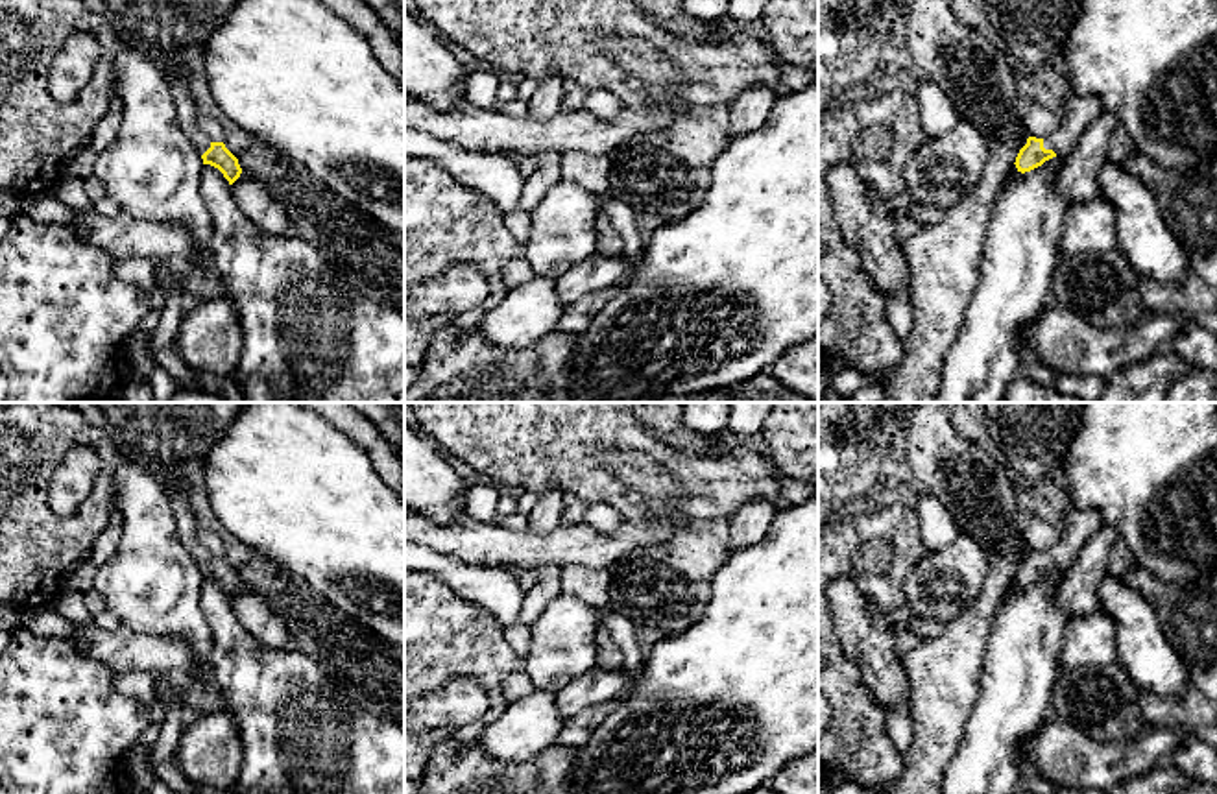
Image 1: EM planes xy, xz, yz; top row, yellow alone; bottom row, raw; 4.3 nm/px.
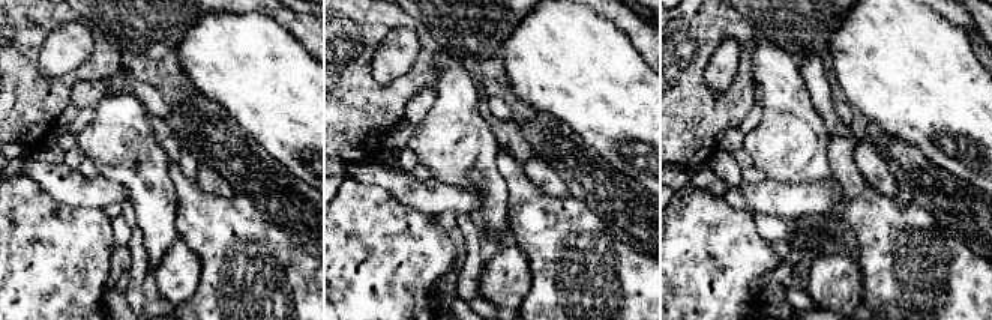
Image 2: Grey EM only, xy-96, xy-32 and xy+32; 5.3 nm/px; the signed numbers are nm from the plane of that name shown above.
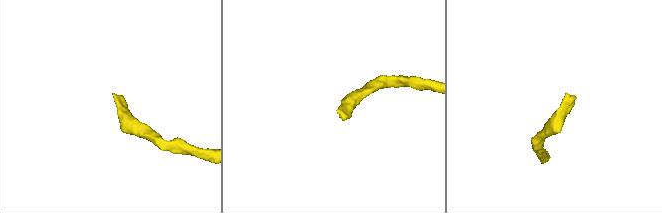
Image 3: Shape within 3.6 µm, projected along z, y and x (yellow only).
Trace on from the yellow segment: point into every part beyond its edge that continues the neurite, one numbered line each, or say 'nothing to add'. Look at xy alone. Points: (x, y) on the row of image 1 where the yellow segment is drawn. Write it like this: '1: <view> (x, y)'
1: xy (187, 113)

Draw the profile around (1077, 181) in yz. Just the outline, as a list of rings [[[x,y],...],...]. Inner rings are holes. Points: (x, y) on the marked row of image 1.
[[[1101,113],[1080,135],[1078,144],[1066,155],[1054,192],[1069,207],[1082,205],[1101,194],[1097,174],[1108,161],[1108,146],[1119,120]]]

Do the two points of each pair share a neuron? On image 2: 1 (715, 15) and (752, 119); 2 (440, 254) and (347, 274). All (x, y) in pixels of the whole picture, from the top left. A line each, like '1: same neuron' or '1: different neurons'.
1: different neurons
2: same neuron

